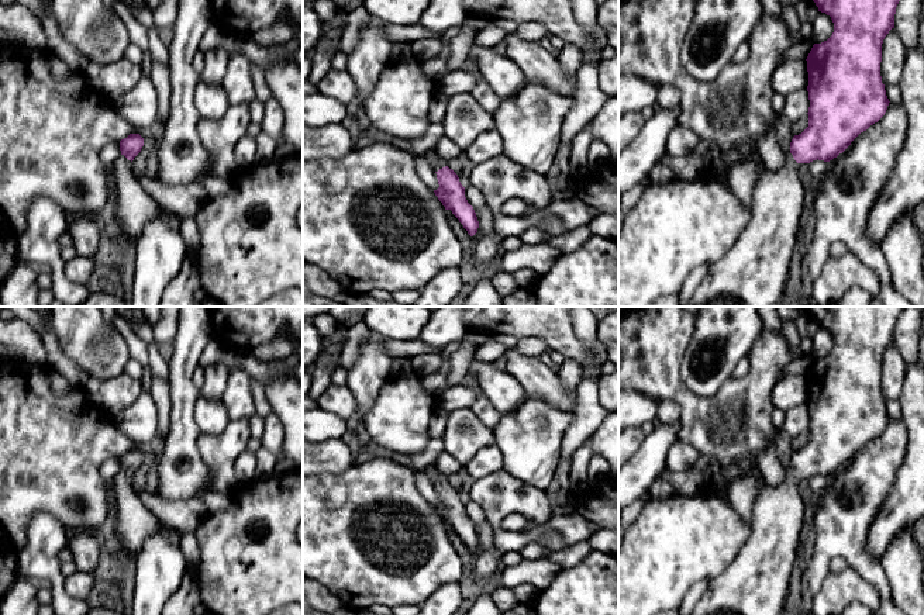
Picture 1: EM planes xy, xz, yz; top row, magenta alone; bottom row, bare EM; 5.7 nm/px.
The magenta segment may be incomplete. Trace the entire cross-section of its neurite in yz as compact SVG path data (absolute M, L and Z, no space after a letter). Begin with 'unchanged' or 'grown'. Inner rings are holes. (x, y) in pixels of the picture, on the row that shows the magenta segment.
grown; M813 0L818 11L825 13L834 23L832 35L814 44L807 56L808 72L808 127L790 142L790 152L779 170L768 170L755 183L748 227L738 236L731 249L710 266L707 276L693 291L692 298L683 307L775 307L783 291L804 204L804 189L799 177L799 165L813 160L830 162L842 153L851 142L886 113L889 99L880 76L882 44L894 28L896 7L900 0Z

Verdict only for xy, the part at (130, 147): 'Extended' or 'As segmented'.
Extended

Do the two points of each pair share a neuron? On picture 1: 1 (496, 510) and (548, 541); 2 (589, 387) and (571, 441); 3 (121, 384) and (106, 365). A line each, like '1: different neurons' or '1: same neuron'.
1: same neuron
2: same neuron
3: different neurons

